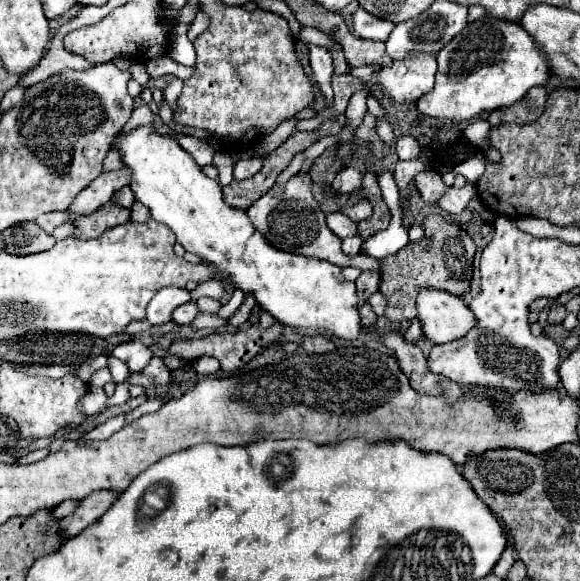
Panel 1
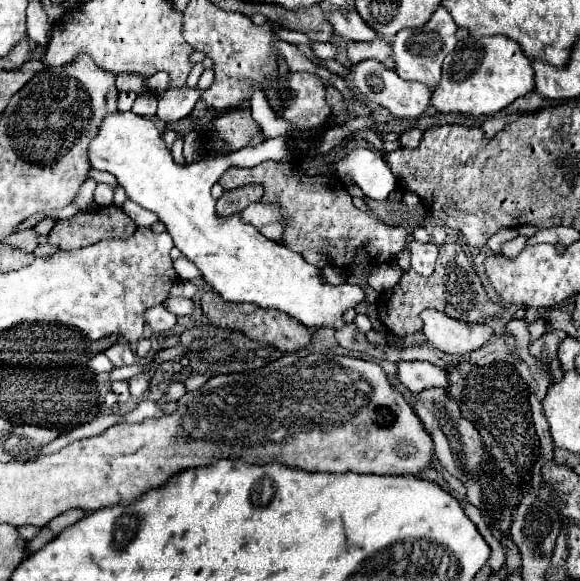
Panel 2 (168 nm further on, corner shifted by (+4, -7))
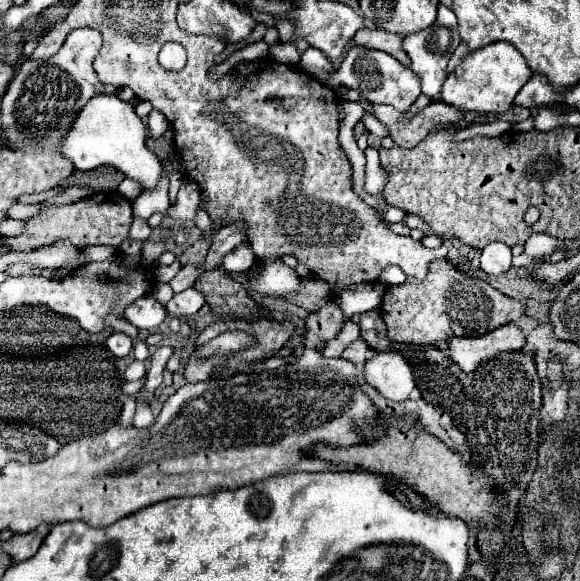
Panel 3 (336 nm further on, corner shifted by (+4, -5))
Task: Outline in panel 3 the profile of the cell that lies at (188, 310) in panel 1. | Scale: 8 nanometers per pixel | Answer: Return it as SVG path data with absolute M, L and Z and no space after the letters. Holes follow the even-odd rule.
M147 295L125 309L125 319L137 329L155 331L167 319L167 311L153 295Z

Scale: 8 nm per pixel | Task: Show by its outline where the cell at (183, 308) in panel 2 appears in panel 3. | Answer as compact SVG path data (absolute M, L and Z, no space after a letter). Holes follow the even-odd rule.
M191 287L181 293L175 293L173 299L165 305L165 309L171 317L185 317L185 315L197 313L203 307L203 303L205 303L203 295Z

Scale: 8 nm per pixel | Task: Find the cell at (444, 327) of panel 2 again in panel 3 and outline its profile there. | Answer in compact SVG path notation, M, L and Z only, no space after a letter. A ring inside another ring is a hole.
M513 323L503 325L481 337L455 337L447 339L447 353L465 373L473 371L479 363L495 357L501 351L515 351L525 347L525 335Z

